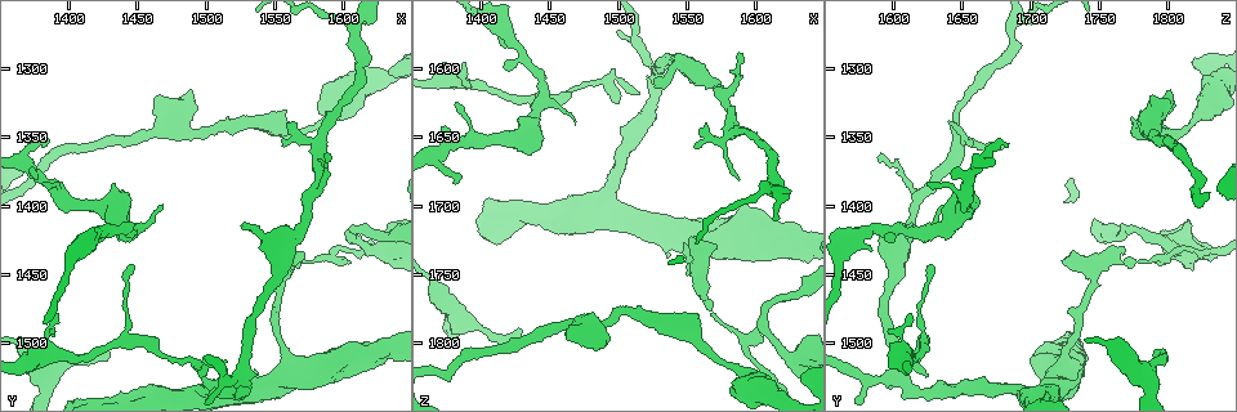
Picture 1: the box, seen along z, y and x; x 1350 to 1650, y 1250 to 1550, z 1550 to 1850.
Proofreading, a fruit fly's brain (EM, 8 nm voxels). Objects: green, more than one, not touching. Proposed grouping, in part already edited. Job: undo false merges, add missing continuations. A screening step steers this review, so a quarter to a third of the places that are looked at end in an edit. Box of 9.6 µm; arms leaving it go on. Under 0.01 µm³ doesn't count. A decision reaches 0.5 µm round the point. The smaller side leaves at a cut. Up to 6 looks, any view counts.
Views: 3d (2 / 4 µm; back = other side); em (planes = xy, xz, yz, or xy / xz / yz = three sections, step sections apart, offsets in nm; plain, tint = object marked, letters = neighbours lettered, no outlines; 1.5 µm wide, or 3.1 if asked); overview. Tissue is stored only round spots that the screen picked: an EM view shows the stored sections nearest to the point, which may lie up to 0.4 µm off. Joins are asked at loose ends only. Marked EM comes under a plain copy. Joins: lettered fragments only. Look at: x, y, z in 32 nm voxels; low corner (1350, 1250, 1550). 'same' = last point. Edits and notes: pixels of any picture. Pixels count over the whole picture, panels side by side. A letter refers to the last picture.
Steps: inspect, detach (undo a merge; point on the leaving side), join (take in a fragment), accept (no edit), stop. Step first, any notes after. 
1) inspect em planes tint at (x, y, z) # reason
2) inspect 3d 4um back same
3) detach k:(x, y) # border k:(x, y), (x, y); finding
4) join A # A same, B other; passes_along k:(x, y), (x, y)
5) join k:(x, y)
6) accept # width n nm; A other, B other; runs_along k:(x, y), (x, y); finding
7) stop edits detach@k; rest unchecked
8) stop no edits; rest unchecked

inspect em yz step 4 letters at (1430, 1506, 1790) # branch stops here

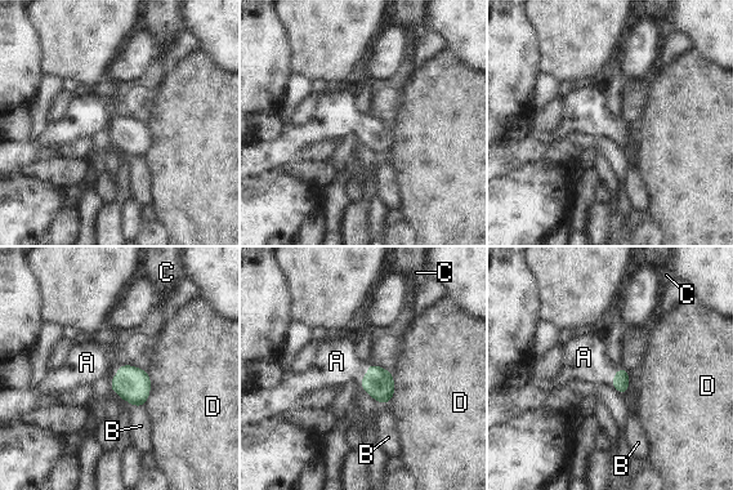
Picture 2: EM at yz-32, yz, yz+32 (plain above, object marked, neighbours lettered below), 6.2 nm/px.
inspect em planes letters same # another direction

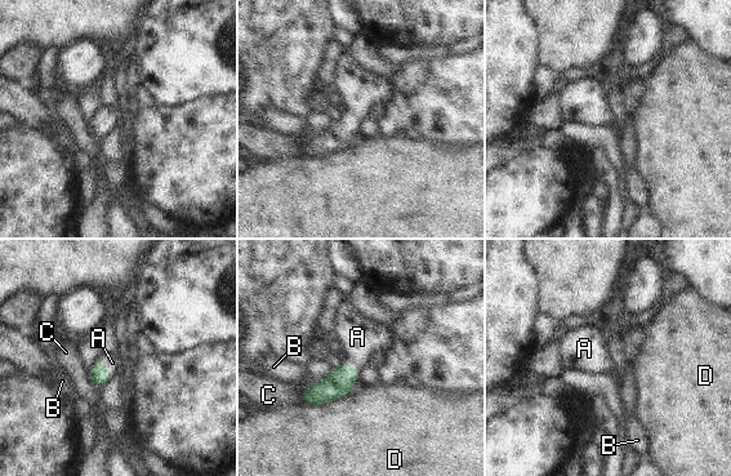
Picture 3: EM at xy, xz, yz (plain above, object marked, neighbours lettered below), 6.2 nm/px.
join 3:(112, 363) # longest_contact D 320 nm; A same, B other, C other, D other; it goes on there

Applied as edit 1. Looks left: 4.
inspect em xy step 4 tint at (1526, 1524, 1604) # a fork

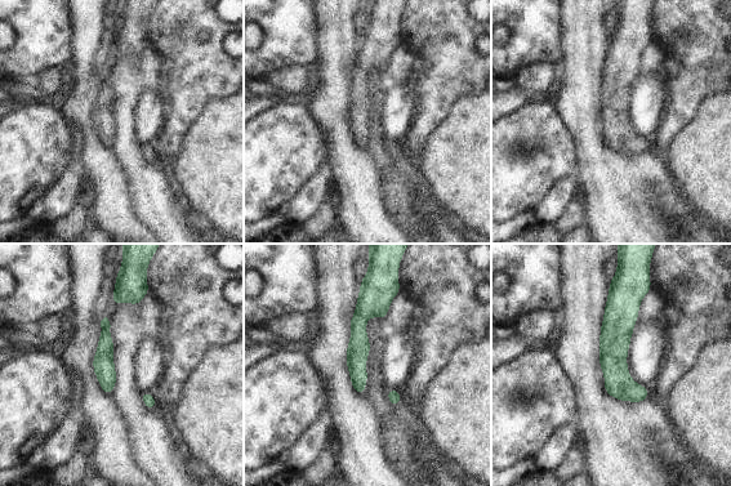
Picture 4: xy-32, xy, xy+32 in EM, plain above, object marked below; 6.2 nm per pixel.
inspect em planes letters same # cut it another way

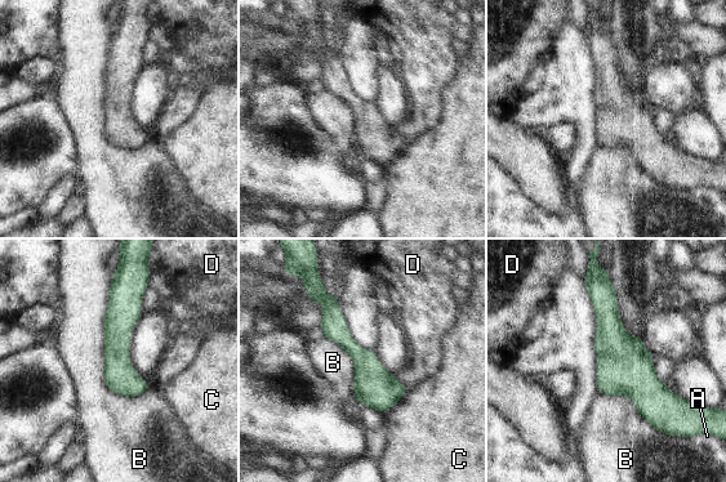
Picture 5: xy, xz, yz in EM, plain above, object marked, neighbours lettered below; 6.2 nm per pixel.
accept # longest_contact B 800 nm; A other, B other, C other, D other; border 5:(114, 273), (105, 383), (137, 397); all the same cell

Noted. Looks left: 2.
inspect em yz step 8 letters at (1632, 1304, 1824) # end of a long branch

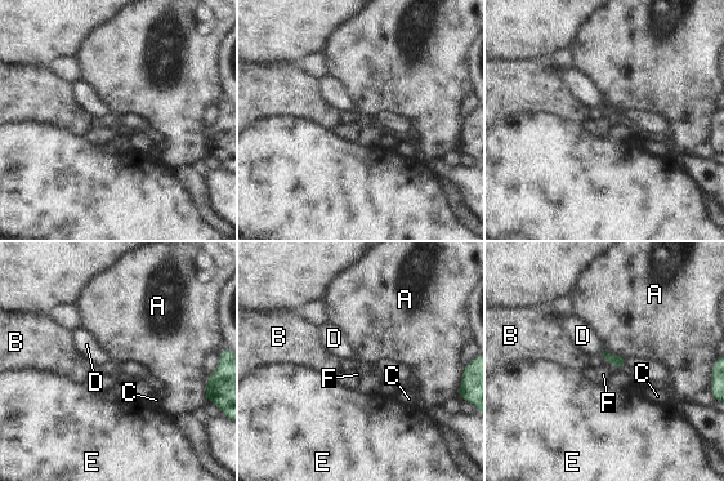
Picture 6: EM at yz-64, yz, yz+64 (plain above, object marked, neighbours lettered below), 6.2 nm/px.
inspect em planes letters same # cut it another way

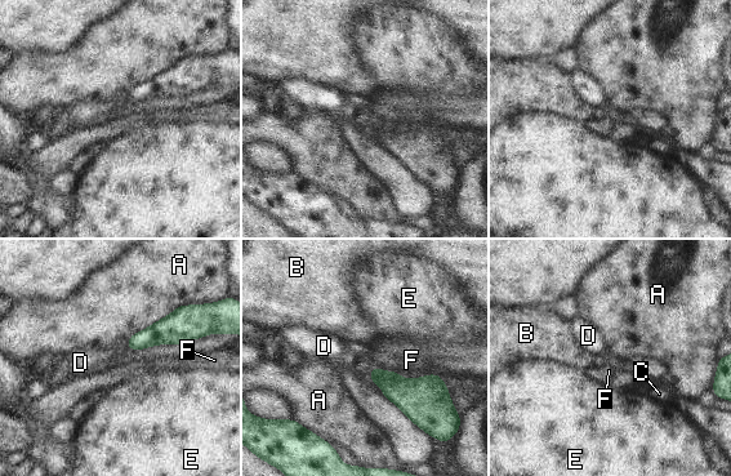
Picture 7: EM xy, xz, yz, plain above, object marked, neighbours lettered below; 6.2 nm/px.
accept # A other, B other, C other, D other, E other, F other; border 7:(186, 305), (177, 306), (126, 339); no lettered fragment goes on from it

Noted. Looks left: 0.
stop edits join@3; rest unchecked

